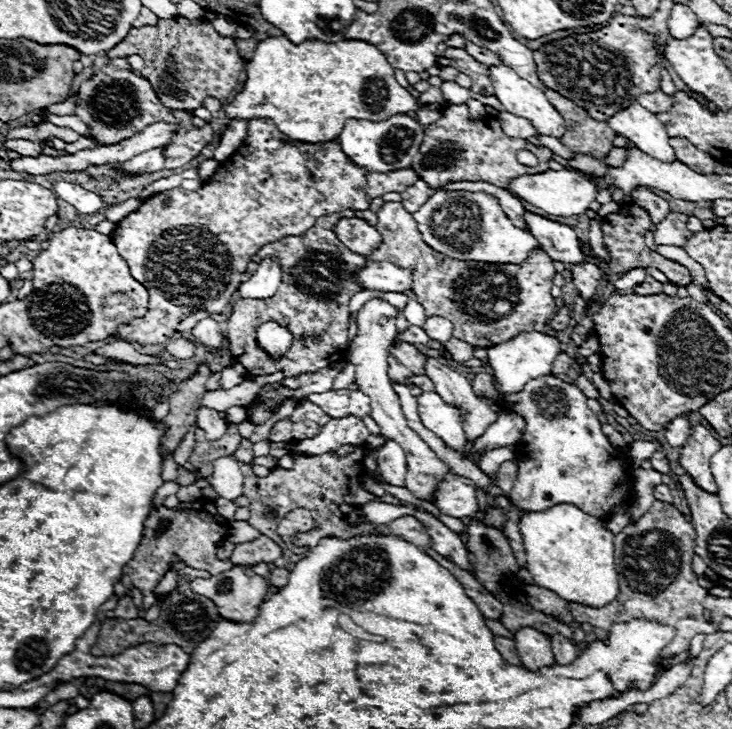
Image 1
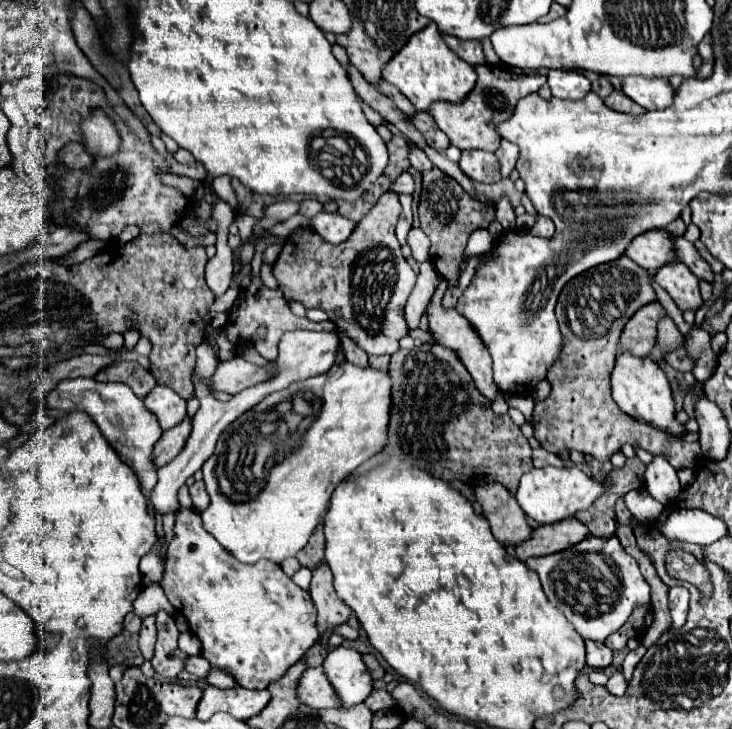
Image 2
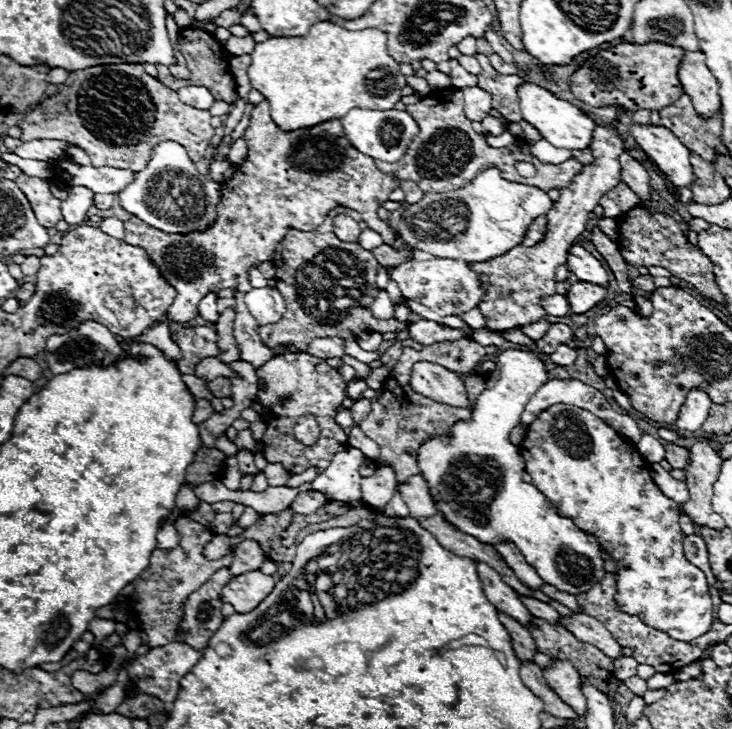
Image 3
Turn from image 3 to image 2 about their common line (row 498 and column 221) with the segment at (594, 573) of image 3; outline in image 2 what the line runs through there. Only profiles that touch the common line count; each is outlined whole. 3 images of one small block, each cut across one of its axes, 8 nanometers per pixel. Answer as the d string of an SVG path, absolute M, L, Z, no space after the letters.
M350 362L334 364L326 374L294 382L286 390L272 394L272 408L282 402L294 404L296 398L302 398L308 404L308 416L302 416L298 424L292 426L290 438L292 446L282 448L282 458L270 458L268 466L254 468L254 460L248 456L246 448L240 448L238 424L232 424L222 432L214 454L202 466L204 484L210 494L210 506L200 512L202 526L238 558L238 562L256 562L266 558L274 564L296 556L308 538L316 530L322 514L330 506L330 496L338 482L350 476L362 462L378 454L386 446L386 430L390 424L390 374L374 370L372 366L360 368Z

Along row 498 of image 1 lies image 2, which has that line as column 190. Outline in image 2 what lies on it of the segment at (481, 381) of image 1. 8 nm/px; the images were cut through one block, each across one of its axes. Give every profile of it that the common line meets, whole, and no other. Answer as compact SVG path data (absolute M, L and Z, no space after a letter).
M178 510L176 512L176 526L174 526L174 538L172 542L168 544L168 554L166 554L166 574L160 582L160 586L164 588L168 600L174 604L174 608L178 612L182 612L188 622L190 622L190 630L200 638L202 642L202 656L212 664L212 668L218 668L226 674L230 674L242 688L248 688L248 690L262 690L262 688L268 688L270 682L282 678L282 674L286 674L286 670L290 666L294 666L304 654L306 650L318 640L318 630L316 630L316 610L314 610L314 604L312 604L312 598L306 590L302 590L300 586L296 586L292 582L290 576L286 576L282 572L282 568L270 560L258 560L254 564L242 564L238 562L230 552L226 552L212 534L208 534L204 528L202 528L202 520L200 520L200 514L196 510Z

